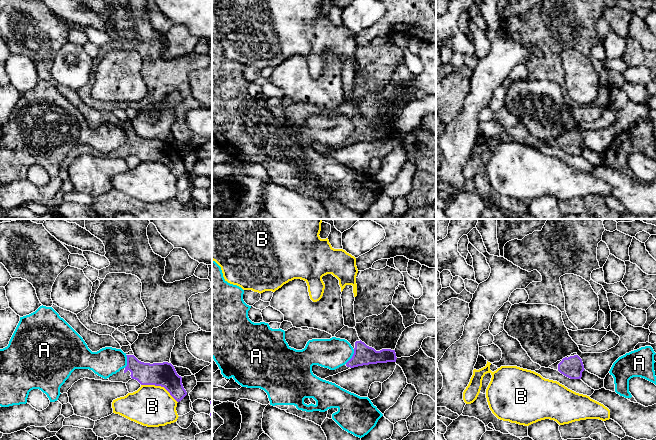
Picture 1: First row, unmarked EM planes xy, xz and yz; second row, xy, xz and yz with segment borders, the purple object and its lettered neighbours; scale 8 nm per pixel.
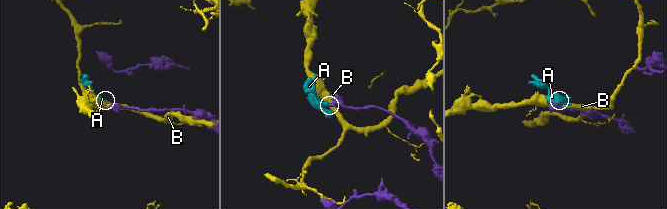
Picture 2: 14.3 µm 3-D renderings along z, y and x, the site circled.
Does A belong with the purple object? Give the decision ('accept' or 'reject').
reject

